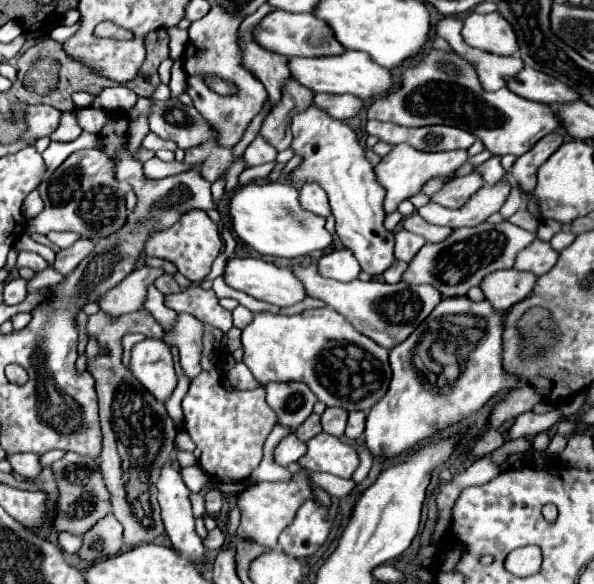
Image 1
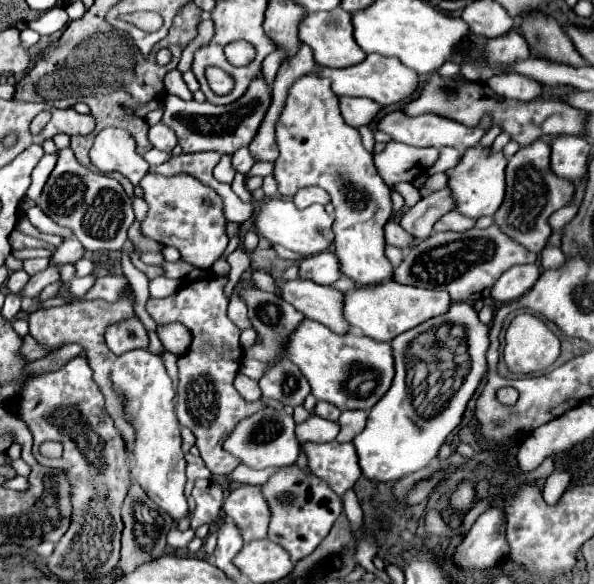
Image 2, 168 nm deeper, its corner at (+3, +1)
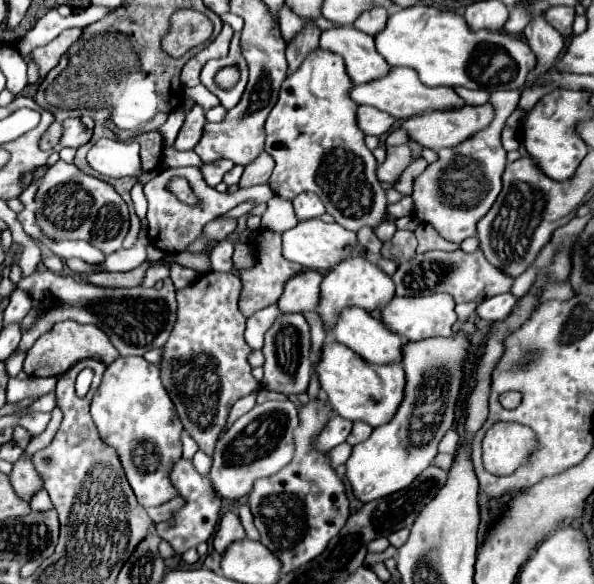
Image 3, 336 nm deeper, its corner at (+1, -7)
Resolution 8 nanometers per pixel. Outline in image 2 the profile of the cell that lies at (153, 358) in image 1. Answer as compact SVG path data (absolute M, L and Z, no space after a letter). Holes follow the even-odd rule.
M134 349L120 357L116 357L110 373L110 381L114 391L122 397L122 409L126 421L136 431L136 441L132 447L134 465L132 479L146 491L146 495L160 505L174 521L182 519L188 511L188 503L184 497L186 483L186 461L182 453L182 437L180 425L174 413L174 385L168 377L164 363L158 355L148 349Z

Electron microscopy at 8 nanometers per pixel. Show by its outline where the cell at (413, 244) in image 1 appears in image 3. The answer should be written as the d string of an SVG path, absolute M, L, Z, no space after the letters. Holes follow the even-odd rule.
M384 221L382 225L376 227L374 233L376 233L376 237L378 237L380 241L390 241L390 237L394 237L394 233L396 233L396 225L390 223L390 221Z

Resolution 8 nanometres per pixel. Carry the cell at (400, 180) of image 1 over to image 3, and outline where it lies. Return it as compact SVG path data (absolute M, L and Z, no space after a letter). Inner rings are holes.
M398 145L398 147L388 147L386 149L386 161L378 167L378 179L382 183L394 183L400 179L404 169L414 161L414 155L408 145Z

